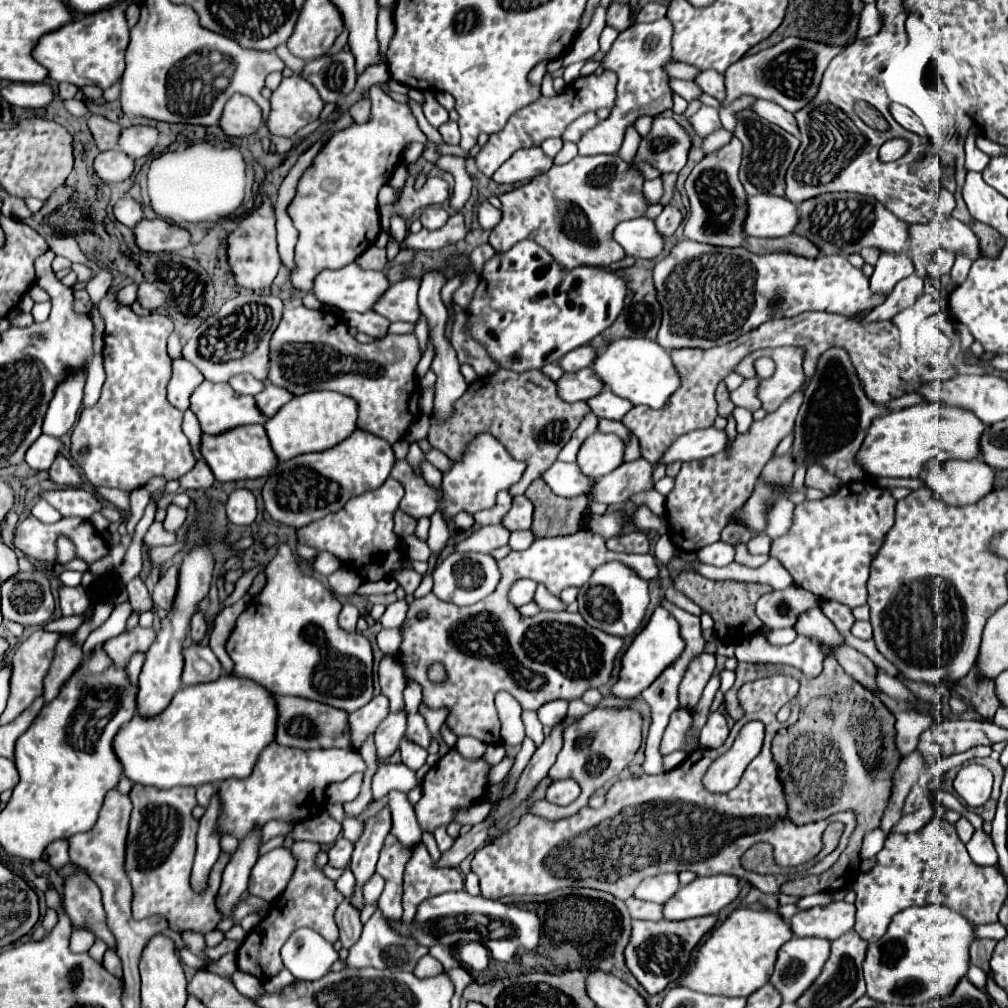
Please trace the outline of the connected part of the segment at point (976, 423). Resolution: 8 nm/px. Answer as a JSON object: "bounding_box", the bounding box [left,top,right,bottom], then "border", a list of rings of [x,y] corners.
{"bounding_box":[858,402,986,478],"border":[[[926,402],[910,406],[904,410],[890,412],[882,418],[876,418],[868,430],[868,436],[858,452],[858,462],[872,476],[888,478],[920,478],[926,472],[926,462],[938,458],[946,460],[974,460],[982,454],[978,450],[978,438],[986,430],[986,424],[980,422],[970,410],[948,406],[942,402]]]}

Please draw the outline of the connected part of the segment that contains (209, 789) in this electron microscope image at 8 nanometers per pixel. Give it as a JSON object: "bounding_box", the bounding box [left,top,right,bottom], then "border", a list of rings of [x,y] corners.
{"bounding_box":[196,784,216,808],"border":[[[210,784],[210,786],[198,786],[198,788],[196,788],[198,804],[200,804],[202,808],[206,808],[206,806],[210,804],[210,798],[214,796],[214,792],[216,792],[216,786],[214,786],[214,784]]]}

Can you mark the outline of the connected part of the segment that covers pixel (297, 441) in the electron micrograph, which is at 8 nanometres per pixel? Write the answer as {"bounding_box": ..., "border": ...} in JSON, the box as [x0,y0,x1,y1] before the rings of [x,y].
{"bounding_box":[264,392,358,460],"border":[[[310,392],[294,396],[294,400],[284,404],[278,414],[264,424],[264,428],[278,460],[290,460],[306,452],[322,452],[340,444],[356,430],[356,418],[358,404],[352,398],[338,392]]]}

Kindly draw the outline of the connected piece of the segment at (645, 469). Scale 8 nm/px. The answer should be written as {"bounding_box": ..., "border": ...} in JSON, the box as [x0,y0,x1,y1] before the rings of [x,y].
{"bounding_box":[594,458,654,504],"border":[[[638,458],[634,462],[624,462],[610,474],[602,476],[596,486],[594,494],[604,504],[624,504],[634,494],[654,490],[654,464]]]}

